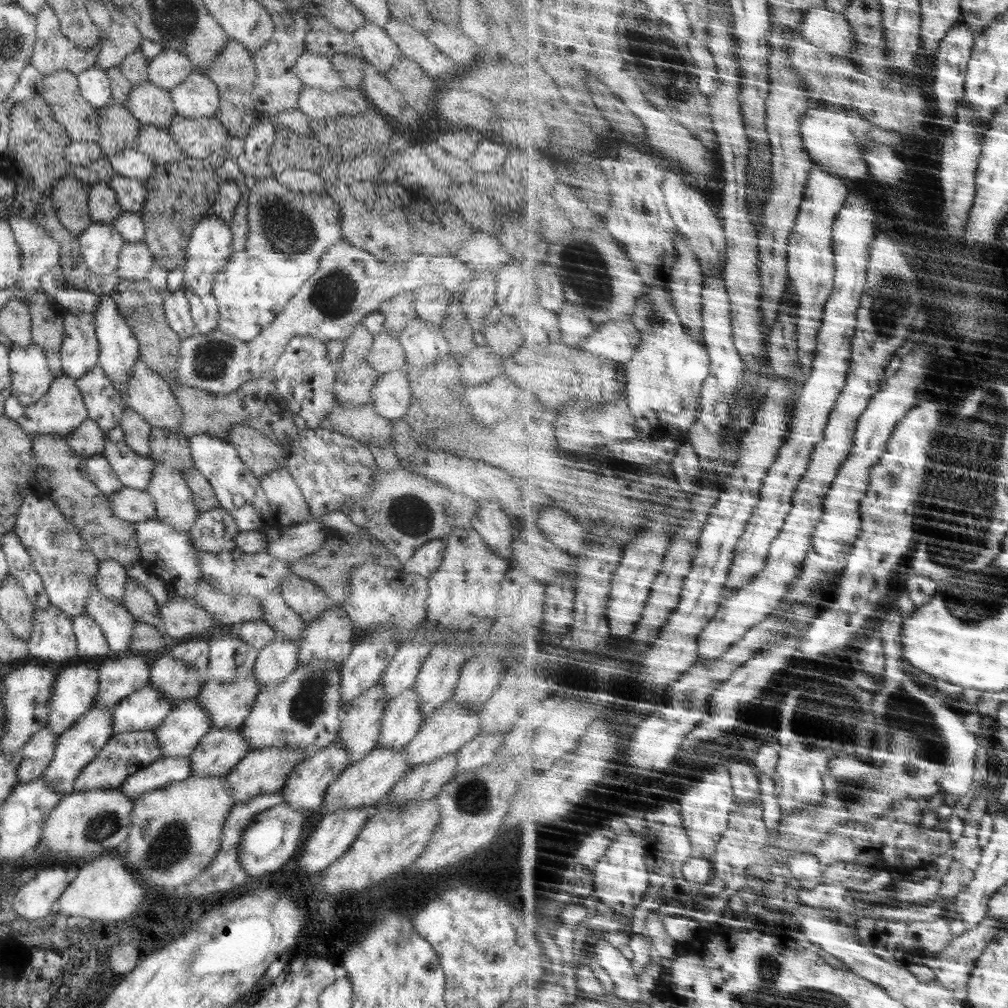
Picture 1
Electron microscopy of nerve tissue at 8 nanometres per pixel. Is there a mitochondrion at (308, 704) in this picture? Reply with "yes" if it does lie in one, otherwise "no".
yes

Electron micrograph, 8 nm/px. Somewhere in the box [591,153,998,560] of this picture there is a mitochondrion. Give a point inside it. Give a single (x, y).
(889, 318)

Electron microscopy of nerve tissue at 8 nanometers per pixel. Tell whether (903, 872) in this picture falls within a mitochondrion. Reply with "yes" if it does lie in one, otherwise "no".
no

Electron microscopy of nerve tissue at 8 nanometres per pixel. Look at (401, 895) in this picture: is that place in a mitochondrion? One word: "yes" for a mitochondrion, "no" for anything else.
no

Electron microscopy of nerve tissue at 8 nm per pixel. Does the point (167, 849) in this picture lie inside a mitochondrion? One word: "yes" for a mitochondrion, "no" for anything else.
yes

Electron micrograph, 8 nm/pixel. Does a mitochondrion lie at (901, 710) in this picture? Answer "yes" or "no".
yes

